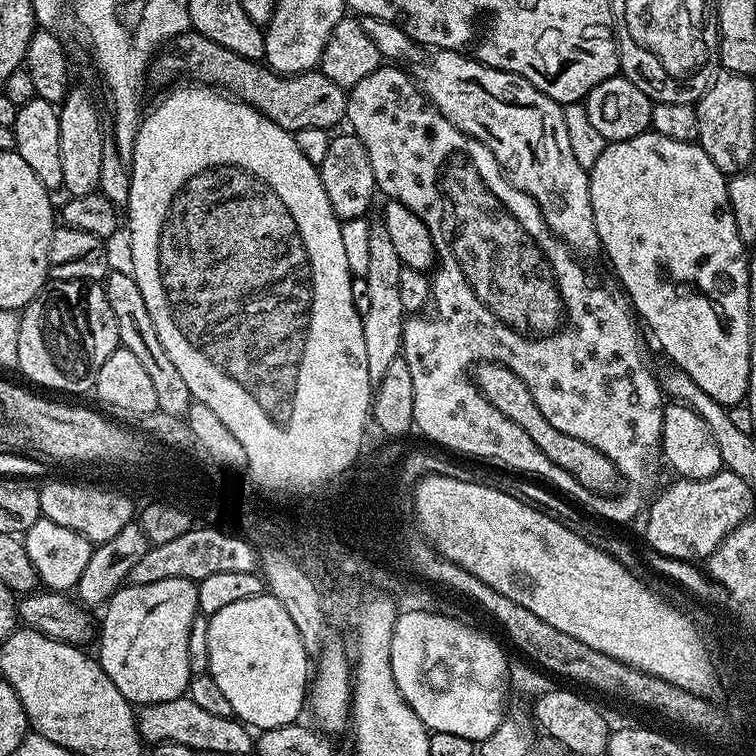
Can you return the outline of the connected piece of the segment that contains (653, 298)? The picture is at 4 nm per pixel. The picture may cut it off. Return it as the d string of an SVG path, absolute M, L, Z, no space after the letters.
M645 134L642 136L635 136L630 138L629 142L632 148L615 148L611 142L605 143L604 149L608 152L608 156L603 156L601 152L597 152L594 166L590 169L588 174L588 185L590 186L590 206L594 210L594 222L598 230L598 238L600 239L600 246L603 255L608 255L608 260L612 263L612 268L616 271L616 276L620 279L619 287L622 289L623 295L630 301L631 307L634 309L635 315L652 331L654 339L660 343L660 348L669 356L671 363L683 370L686 374L690 374L690 378L694 378L694 382L698 382L698 386L702 386L702 390L706 390L706 394L710 394L710 398L714 398L714 402L723 404L725 406L739 405L741 401L747 397L748 383L750 382L750 346L747 340L750 338L750 294L748 293L748 252L746 245L742 242L742 238L738 238L738 226L734 226L734 214L730 210L730 198L728 197L728 182L725 180L712 180L712 167L714 162L711 160L709 164L704 164L704 159L707 156L696 156L696 151L700 149L699 143L686 142L688 148L672 148L674 138L666 138L665 136L657 136L655 134Z

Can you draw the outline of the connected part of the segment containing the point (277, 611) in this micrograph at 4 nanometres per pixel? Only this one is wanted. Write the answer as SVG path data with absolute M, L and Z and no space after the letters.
M265 594L225 606L223 610L218 610L218 614L208 617L208 637L210 638L210 662L208 663L207 675L212 676L214 682L218 682L218 686L226 693L226 699L230 701L232 715L235 719L256 730L295 724L301 719L300 711L302 713L305 711L306 697L310 687L310 653L304 649L304 643L298 634L298 626L294 626L294 618L290 618L290 614L286 614L286 606L282 606L282 602L278 602L271 594Z

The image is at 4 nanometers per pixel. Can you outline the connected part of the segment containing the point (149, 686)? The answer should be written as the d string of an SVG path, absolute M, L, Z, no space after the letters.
M162 578L162 582L149 584L128 584L119 588L108 599L103 609L104 621L98 624L98 659L102 670L122 690L128 703L133 706L161 704L171 700L179 700L187 693L188 681L193 673L188 665L186 642L190 642L190 626L198 615L197 581L186 578Z

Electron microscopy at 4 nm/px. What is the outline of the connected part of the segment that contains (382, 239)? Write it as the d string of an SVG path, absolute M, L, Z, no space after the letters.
M376 222L370 228L370 264L366 275L370 286L370 310L362 317L366 338L366 370L370 370L373 382L379 382L386 375L386 369L394 358L402 355L404 347L404 321L406 313L402 306L398 282L402 278L404 265L390 242L383 222Z

